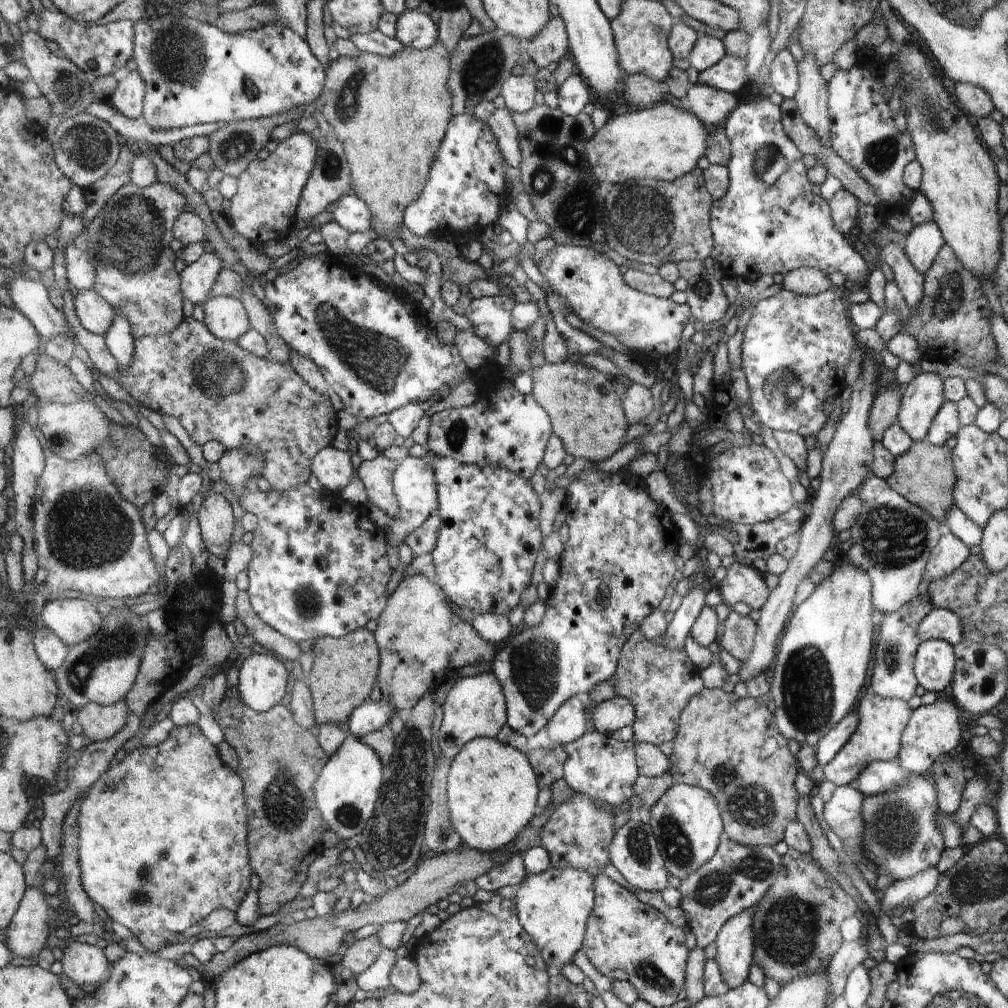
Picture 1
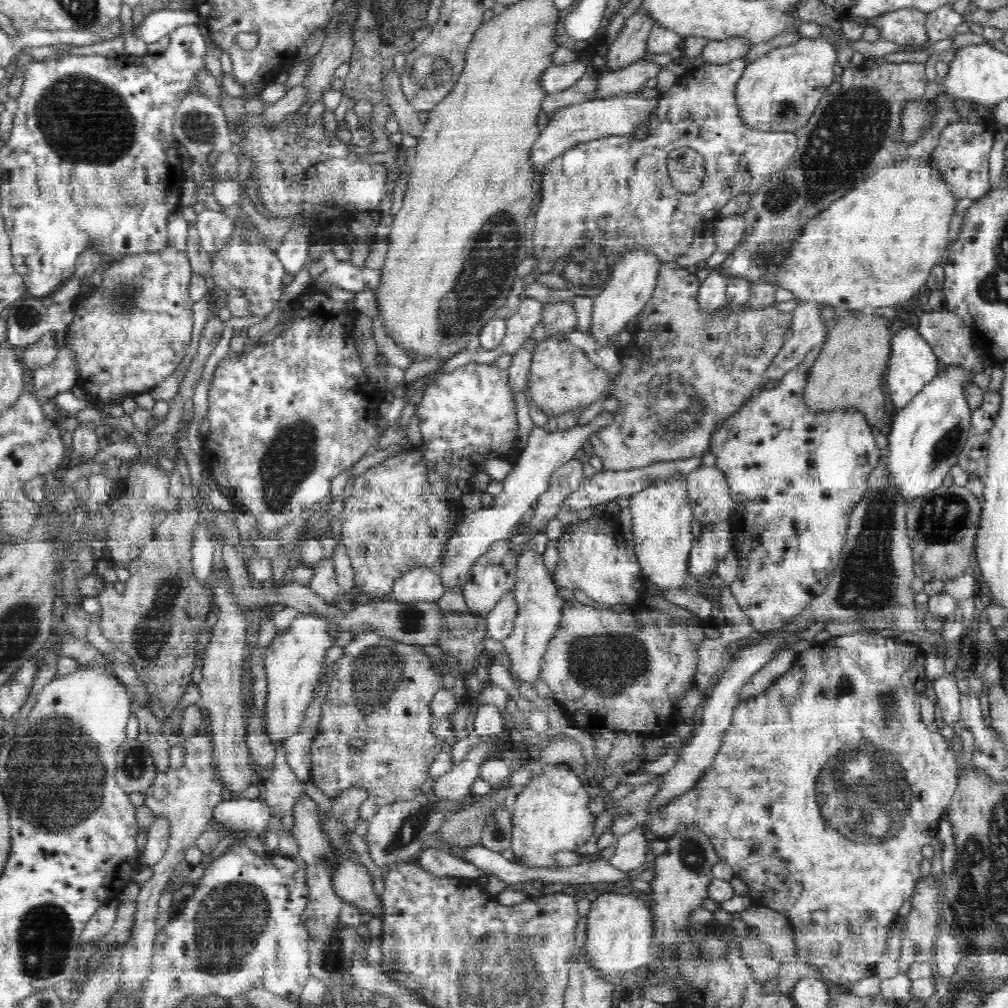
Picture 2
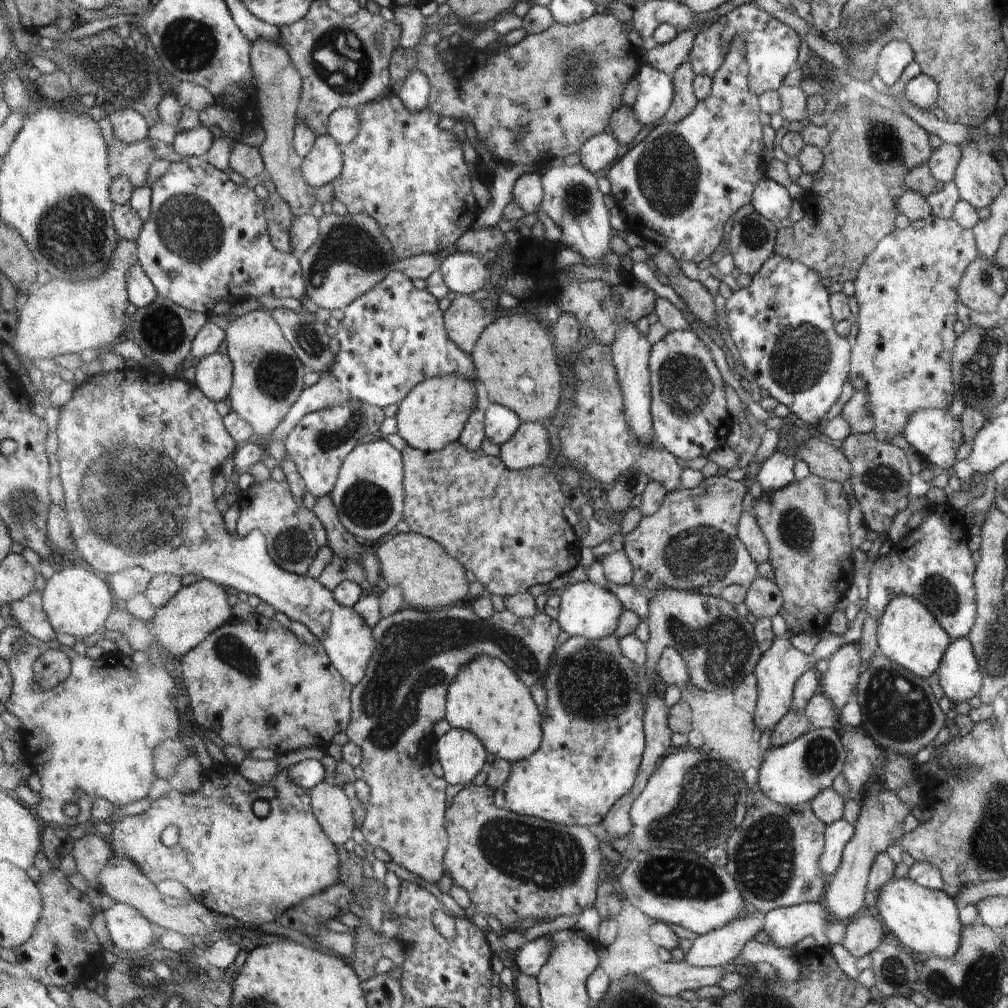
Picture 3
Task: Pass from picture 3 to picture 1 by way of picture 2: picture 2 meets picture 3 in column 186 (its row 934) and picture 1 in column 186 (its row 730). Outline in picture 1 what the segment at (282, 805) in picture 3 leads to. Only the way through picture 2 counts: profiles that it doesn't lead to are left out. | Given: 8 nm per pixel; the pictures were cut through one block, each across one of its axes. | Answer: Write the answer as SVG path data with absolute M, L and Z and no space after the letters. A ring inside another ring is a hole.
M177 726L172 731L170 738L168 738L166 742L163 742L155 747L142 746L140 749L132 751L122 762L115 763L111 769L106 772L106 774L102 776L102 778L91 788L88 795L86 795L84 799L81 799L81 802L81 815L79 818L79 823L81 826L80 864L83 868L83 883L85 889L88 891L91 898L98 902L98 904L100 904L107 911L107 914L114 921L128 927L135 934L135 936L139 938L143 946L152 953L160 952L162 948L178 943L180 939L177 935L182 935L186 932L186 930L190 930L192 926L201 925L206 919L209 918L210 915L213 914L214 911L217 911L219 908L231 908L238 910L242 906L242 903L245 901L248 888L250 888L250 876L252 876L252 868L250 868L250 860L248 860L248 840L246 840L246 836L248 836L248 826L246 826L246 822L248 822L248 809L246 804L245 778L241 775L239 770L236 770L224 760L219 746L213 740L210 740L208 736L206 736L206 733L200 726Z

